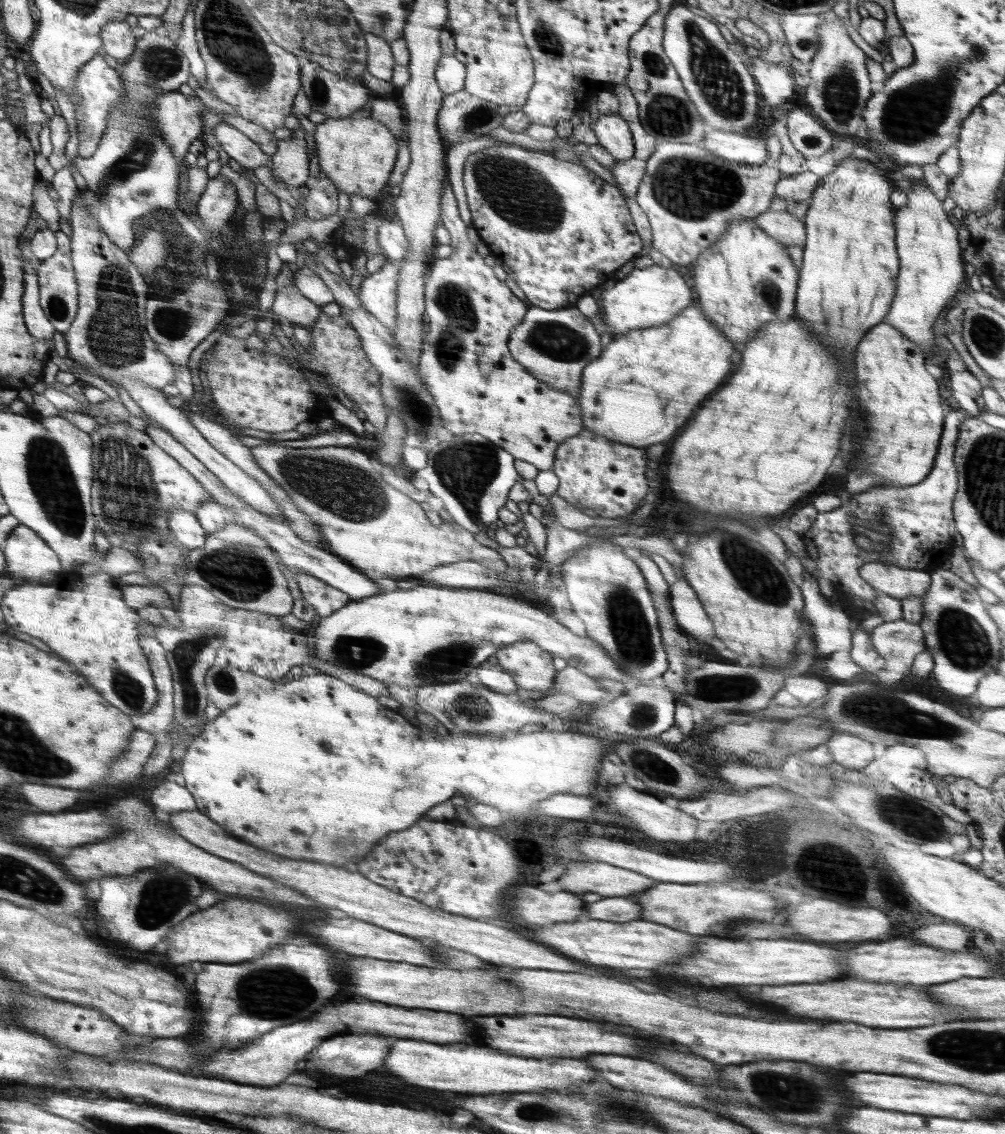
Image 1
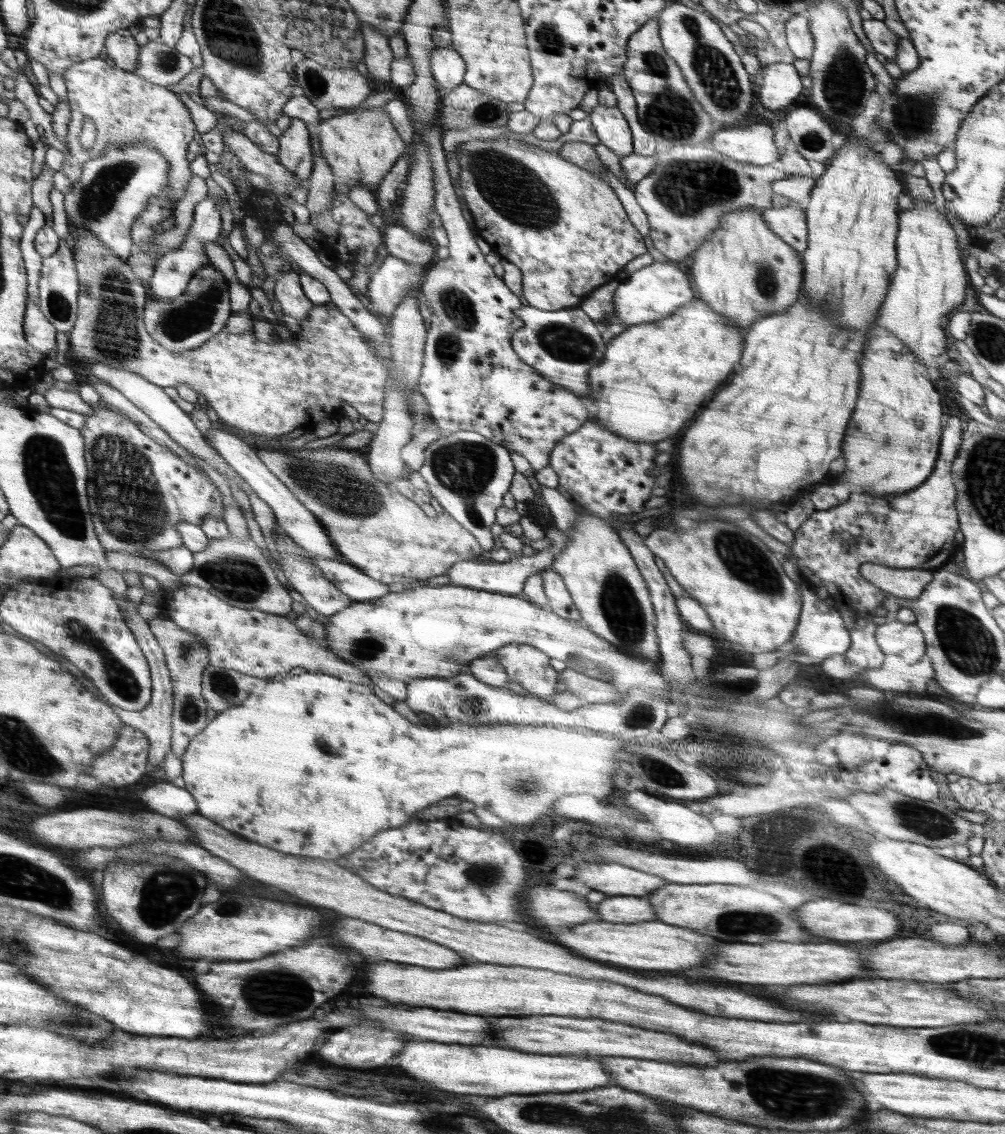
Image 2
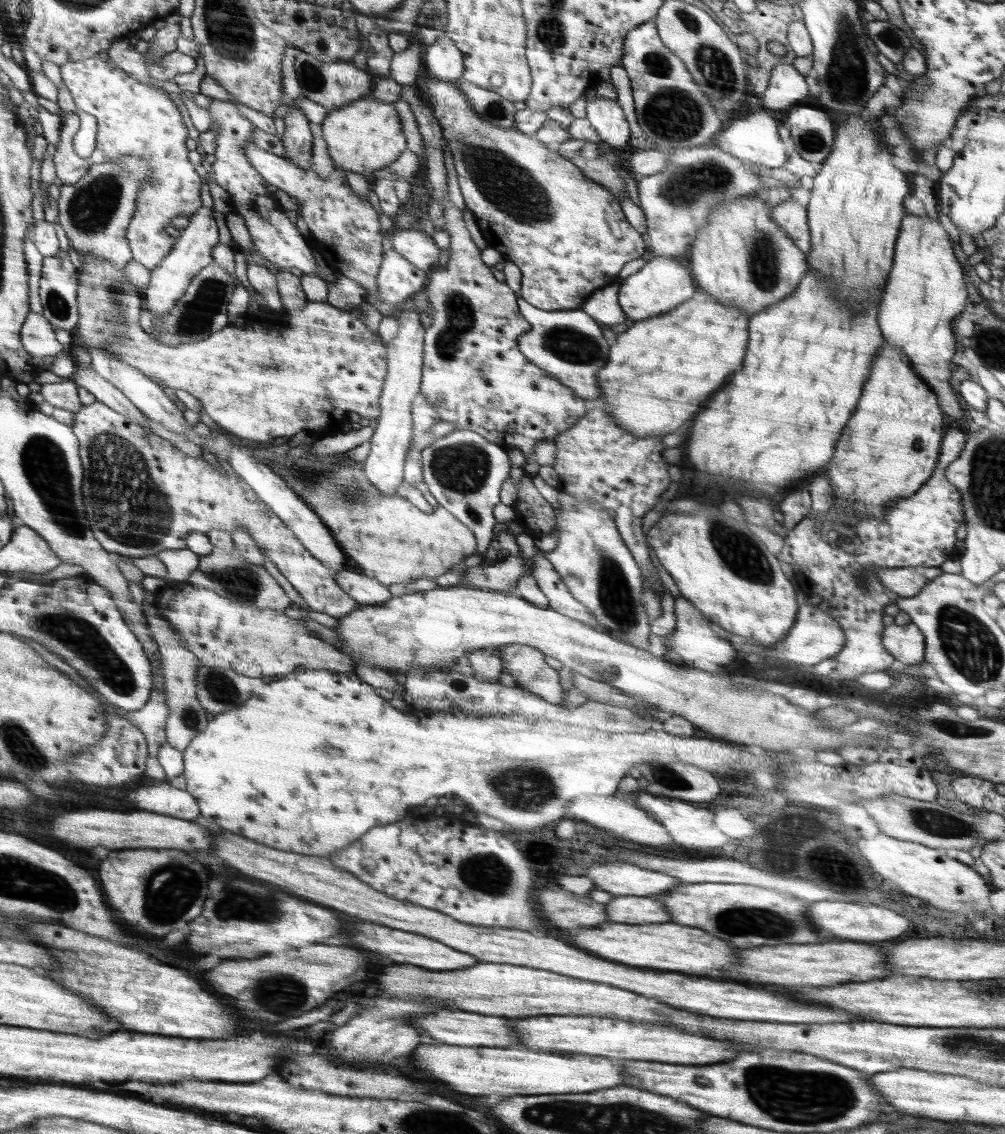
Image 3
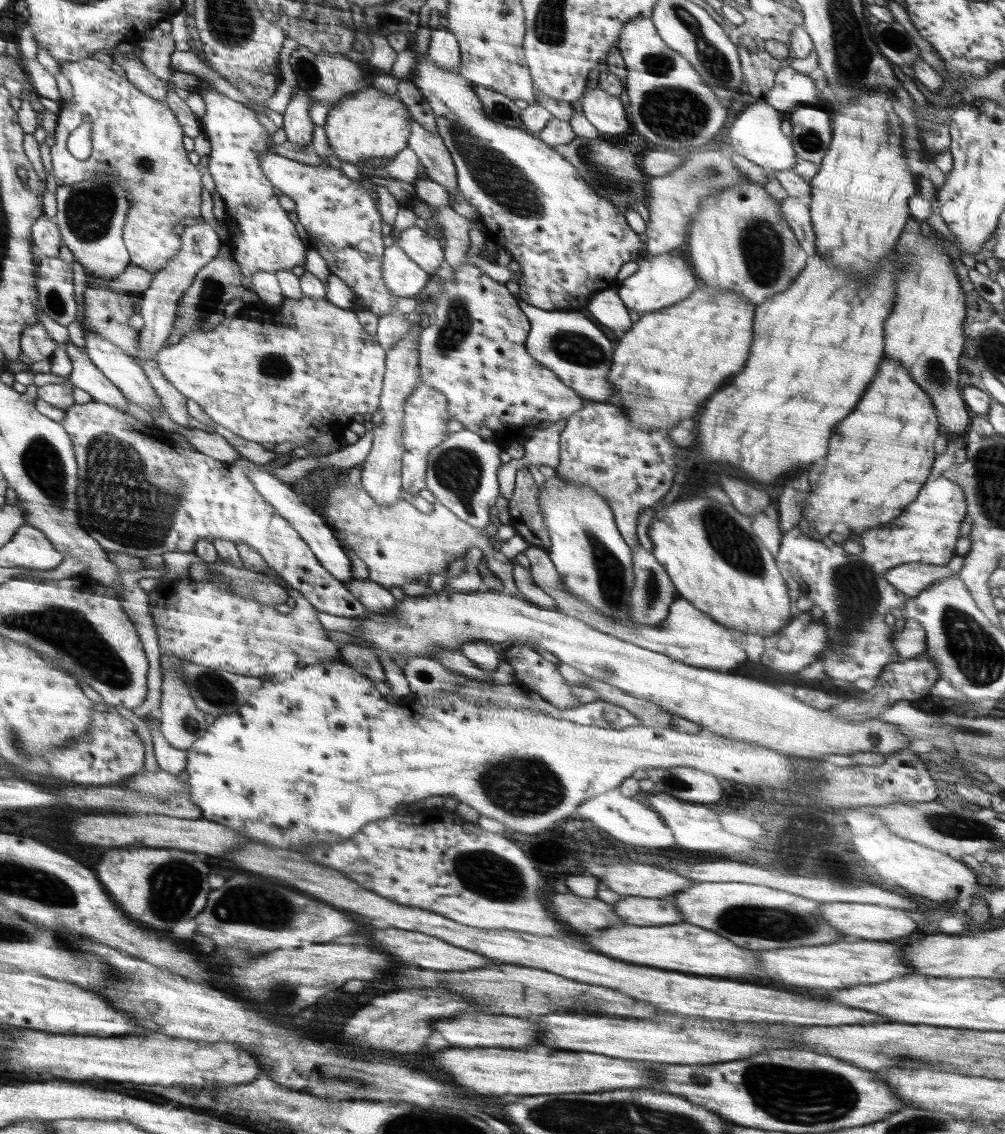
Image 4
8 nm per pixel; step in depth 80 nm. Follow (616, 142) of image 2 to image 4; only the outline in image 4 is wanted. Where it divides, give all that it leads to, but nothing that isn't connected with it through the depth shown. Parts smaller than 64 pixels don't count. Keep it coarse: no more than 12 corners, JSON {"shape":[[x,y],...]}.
{"shape":[[589,88],[583,115],[606,141],[630,128],[619,96]]}

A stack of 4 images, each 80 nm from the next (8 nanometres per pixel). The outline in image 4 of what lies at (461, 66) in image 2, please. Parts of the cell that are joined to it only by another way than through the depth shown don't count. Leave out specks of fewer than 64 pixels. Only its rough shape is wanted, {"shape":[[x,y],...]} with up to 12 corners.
{"shape":[[435,21],[427,56],[439,68],[459,72],[461,52],[454,34]]}

